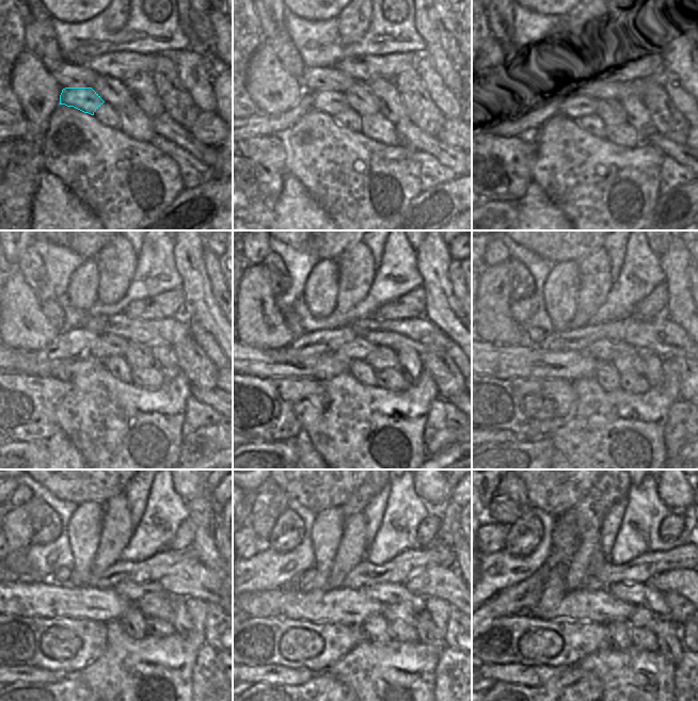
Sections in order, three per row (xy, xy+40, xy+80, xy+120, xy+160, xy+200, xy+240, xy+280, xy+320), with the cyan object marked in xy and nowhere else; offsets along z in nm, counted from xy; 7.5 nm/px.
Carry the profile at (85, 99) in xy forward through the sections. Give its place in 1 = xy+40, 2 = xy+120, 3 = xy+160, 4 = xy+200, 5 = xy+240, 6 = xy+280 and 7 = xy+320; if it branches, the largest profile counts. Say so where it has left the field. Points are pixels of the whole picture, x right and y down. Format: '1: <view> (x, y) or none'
1: xy+40 (330, 102)
2: xy+120 (106, 346)
3: xy+160 (359, 348)
4: xy+200 (606, 350)
5: xy+240 (131, 591)
6: xy+280 (385, 592)
7: xy+320 (637, 593)

